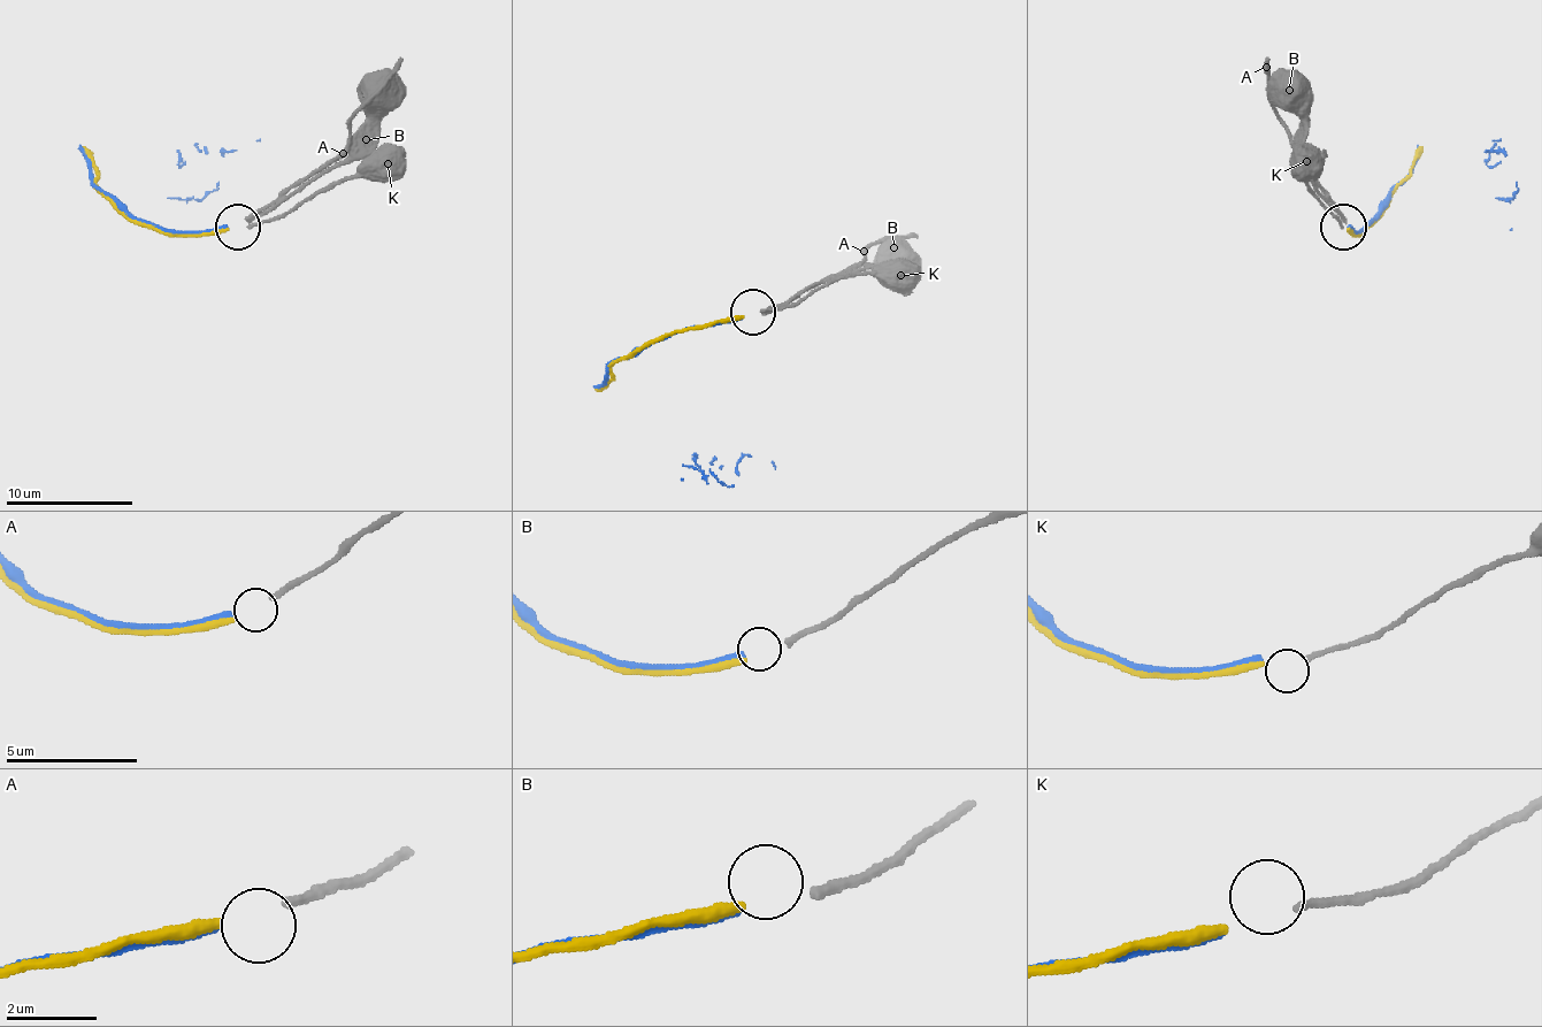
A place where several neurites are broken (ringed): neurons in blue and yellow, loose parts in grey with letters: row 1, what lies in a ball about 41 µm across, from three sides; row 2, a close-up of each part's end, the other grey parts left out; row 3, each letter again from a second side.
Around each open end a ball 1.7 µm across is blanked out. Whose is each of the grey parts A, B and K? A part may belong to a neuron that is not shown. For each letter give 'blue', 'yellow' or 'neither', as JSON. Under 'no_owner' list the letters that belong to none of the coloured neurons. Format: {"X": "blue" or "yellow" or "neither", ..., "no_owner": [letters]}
{"A": "blue", "B": "yellow", "K": "neither", "no_owner": ["K"]}

